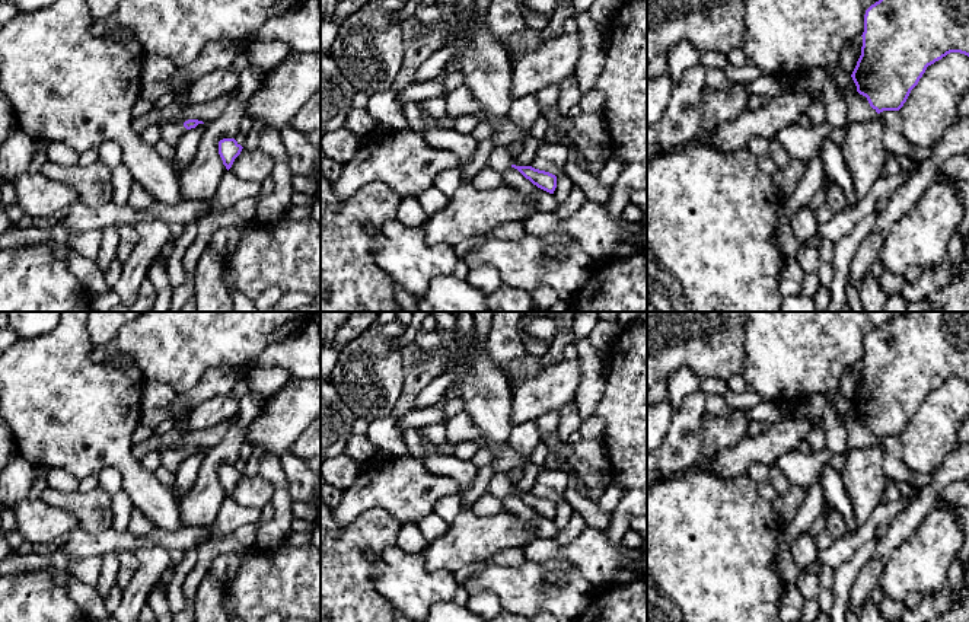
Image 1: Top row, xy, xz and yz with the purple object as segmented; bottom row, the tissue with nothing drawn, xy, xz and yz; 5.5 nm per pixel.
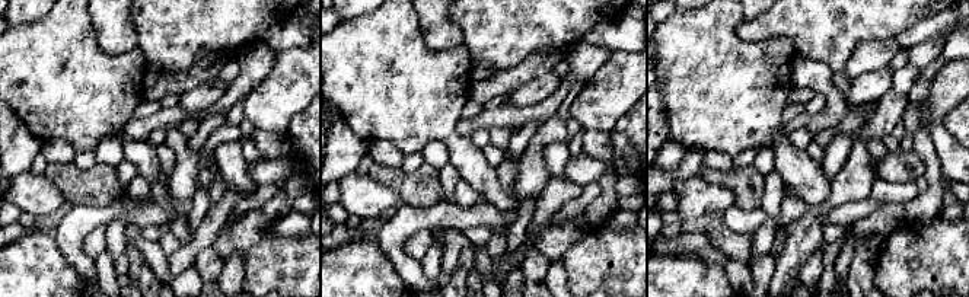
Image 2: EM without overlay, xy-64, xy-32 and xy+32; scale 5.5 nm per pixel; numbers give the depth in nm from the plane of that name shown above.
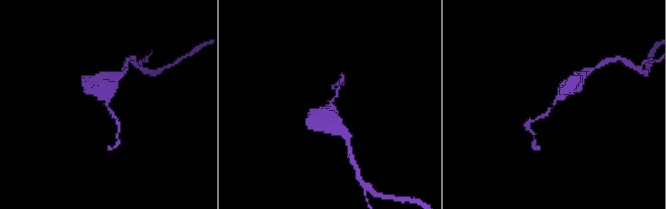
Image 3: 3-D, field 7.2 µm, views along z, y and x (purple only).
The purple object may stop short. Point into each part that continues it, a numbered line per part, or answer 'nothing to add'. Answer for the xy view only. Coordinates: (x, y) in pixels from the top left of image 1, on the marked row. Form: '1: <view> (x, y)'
1: xy (171, 133)

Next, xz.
nothing to add

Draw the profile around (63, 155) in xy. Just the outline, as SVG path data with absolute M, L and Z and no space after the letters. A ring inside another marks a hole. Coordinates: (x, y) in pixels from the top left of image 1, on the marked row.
M44 144L48 160L63 166L77 166L79 153L64 144Z

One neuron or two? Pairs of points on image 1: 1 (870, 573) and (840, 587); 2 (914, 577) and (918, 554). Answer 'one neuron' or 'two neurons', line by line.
1: two neurons
2: one neuron

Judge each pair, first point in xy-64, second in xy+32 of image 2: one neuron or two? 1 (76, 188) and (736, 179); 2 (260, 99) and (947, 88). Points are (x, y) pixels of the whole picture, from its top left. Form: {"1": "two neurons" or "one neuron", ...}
{"1": "one neuron", "2": "one neuron"}

